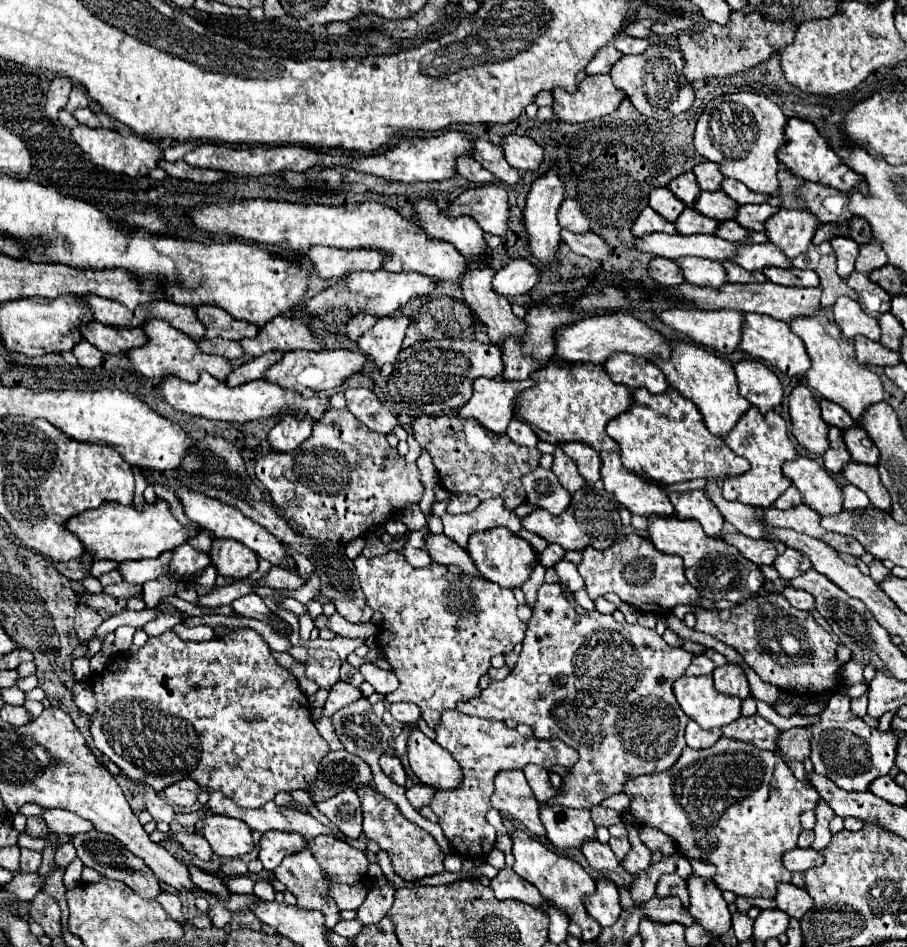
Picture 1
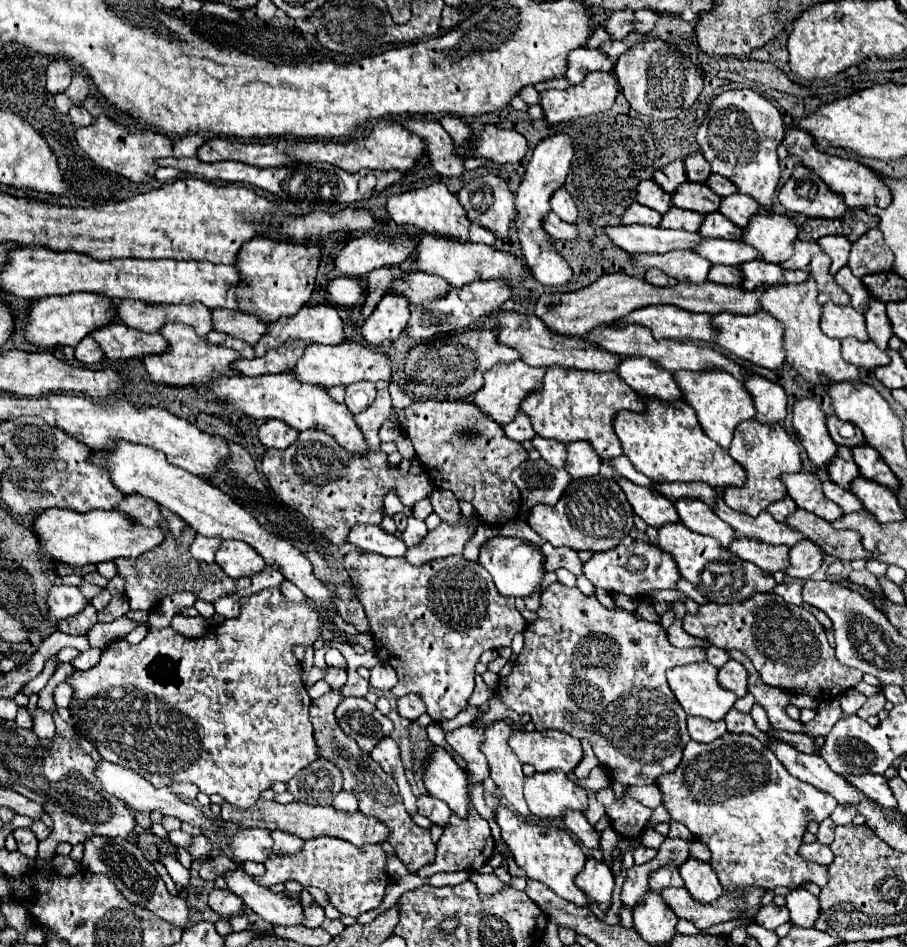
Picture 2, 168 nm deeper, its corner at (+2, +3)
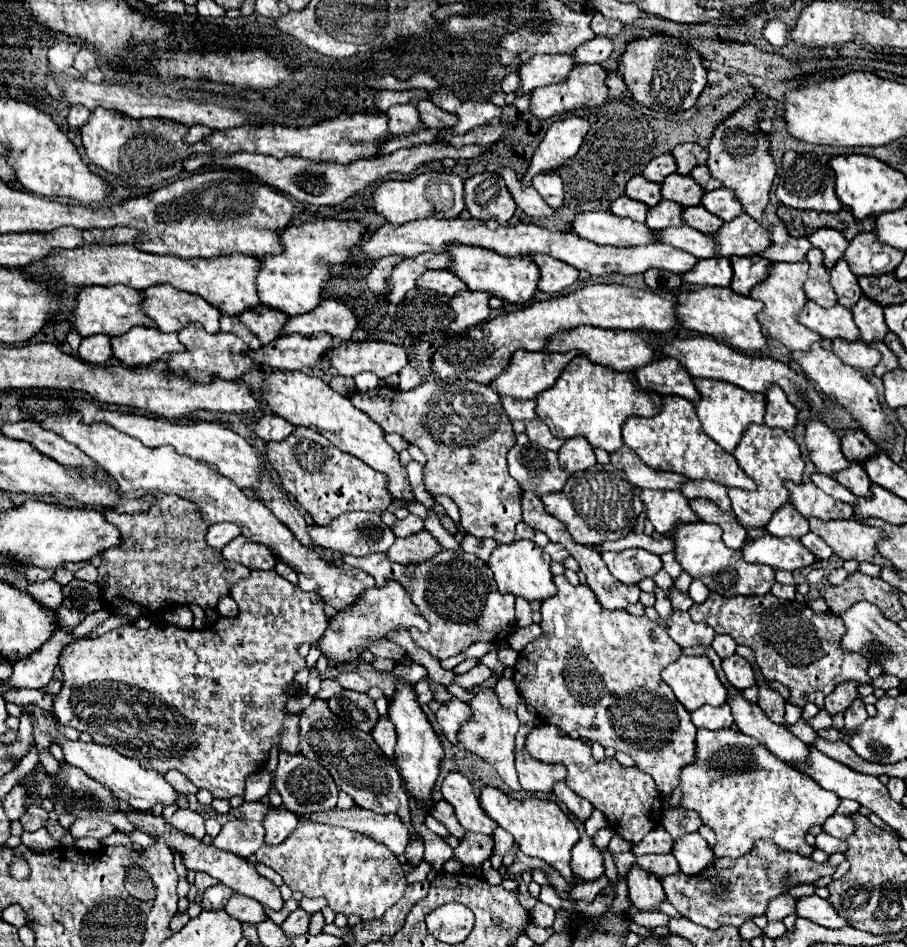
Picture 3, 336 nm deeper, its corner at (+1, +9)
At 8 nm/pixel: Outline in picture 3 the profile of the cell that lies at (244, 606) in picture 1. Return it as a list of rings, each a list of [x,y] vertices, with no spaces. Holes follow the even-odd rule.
[[[231,596],[221,598],[219,604],[217,604],[217,612],[219,612],[219,616],[229,616],[229,618],[237,616],[237,604],[235,604],[235,600]]]

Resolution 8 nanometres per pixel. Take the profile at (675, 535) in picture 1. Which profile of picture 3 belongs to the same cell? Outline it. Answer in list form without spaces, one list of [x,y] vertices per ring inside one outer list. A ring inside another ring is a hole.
[[[695,522],[695,524],[679,524],[673,532],[673,540],[677,544],[675,556],[685,572],[689,572],[693,578],[703,580],[703,584],[721,594],[721,596],[761,596],[771,590],[775,584],[775,570],[763,564],[749,564],[743,560],[741,552],[731,550],[721,540],[721,528],[707,524],[707,522]]]

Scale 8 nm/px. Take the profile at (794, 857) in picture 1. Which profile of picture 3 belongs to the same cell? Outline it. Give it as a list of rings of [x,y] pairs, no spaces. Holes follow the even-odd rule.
[[[821,832],[817,836],[817,848],[827,854],[835,854],[835,852],[845,852],[847,844],[845,844],[845,840],[839,840],[839,838],[833,838],[833,836]]]

